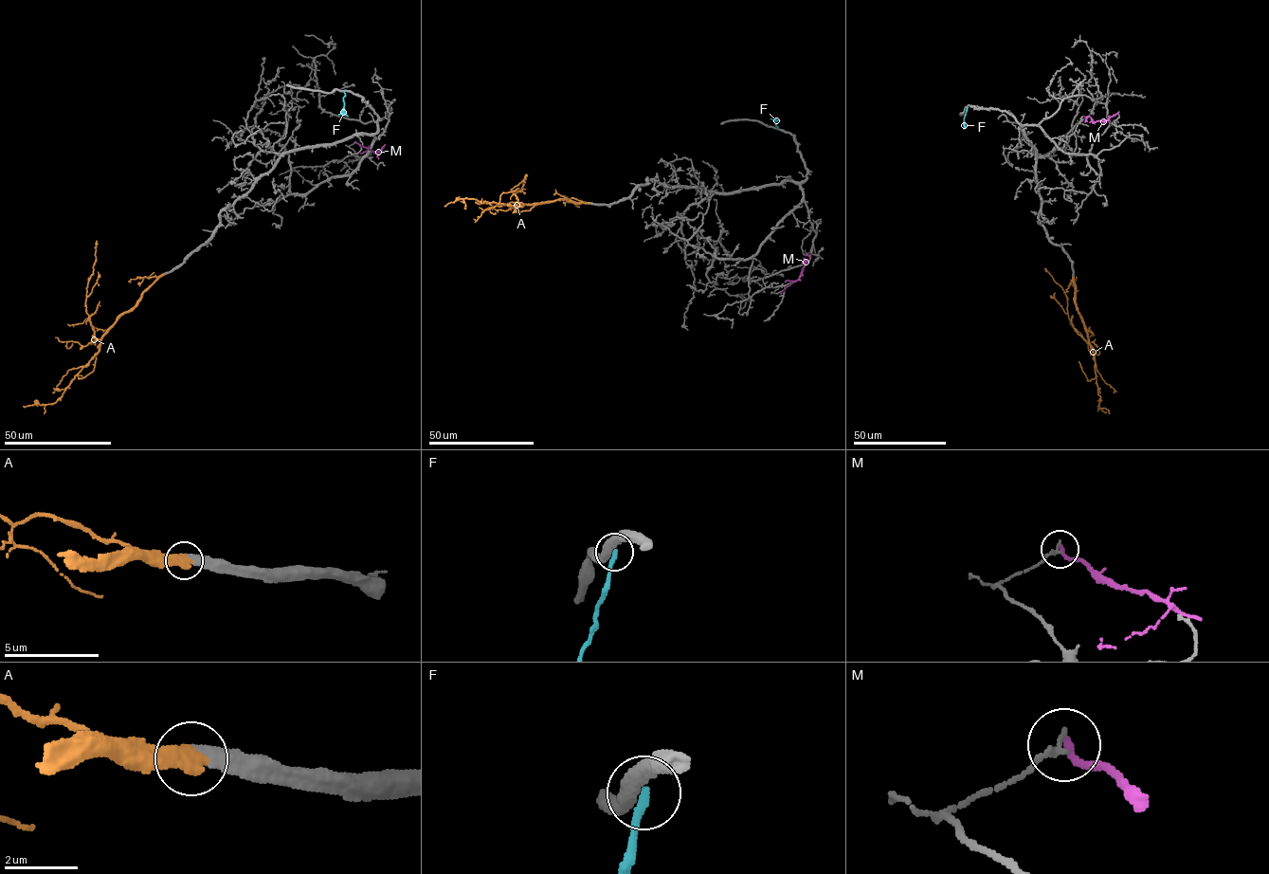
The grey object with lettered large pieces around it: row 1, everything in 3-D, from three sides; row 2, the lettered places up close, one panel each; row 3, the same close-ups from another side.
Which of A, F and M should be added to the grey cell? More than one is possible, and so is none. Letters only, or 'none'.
A

